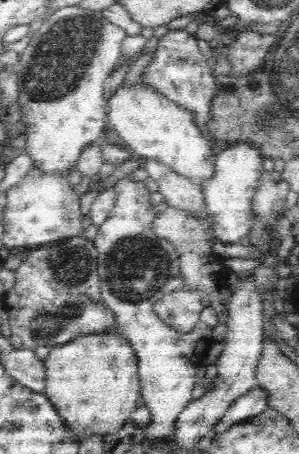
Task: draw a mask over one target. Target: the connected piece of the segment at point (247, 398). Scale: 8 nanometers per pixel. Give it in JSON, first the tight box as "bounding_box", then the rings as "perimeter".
{"bounding_box":[214,386,269,432],"perimeter":[[[260,386],[254,387],[232,402],[228,411],[222,416],[221,422],[216,424],[214,428],[217,432],[226,430],[232,425],[246,422],[267,409],[269,409],[268,393]]]}

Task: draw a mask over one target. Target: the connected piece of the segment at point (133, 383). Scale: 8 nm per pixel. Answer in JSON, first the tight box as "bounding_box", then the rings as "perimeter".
{"bounding_box":[43,329,140,437],"perimeter":[[[120,329],[98,334],[74,337],[64,345],[56,346],[45,360],[45,389],[43,393],[64,418],[68,429],[82,437],[90,434],[115,433],[128,422],[140,400],[138,357],[128,336]]]}

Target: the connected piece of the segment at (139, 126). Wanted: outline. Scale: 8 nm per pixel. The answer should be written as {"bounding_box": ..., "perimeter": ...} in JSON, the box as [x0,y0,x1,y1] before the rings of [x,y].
{"bounding_box":[106,81,214,187],"perimeter":[[[139,81],[134,87],[122,88],[115,92],[107,103],[106,124],[110,124],[120,136],[129,154],[145,162],[155,160],[174,174],[202,187],[214,178],[214,144],[195,125],[192,117],[176,103],[170,102],[163,94],[150,90]]]}

